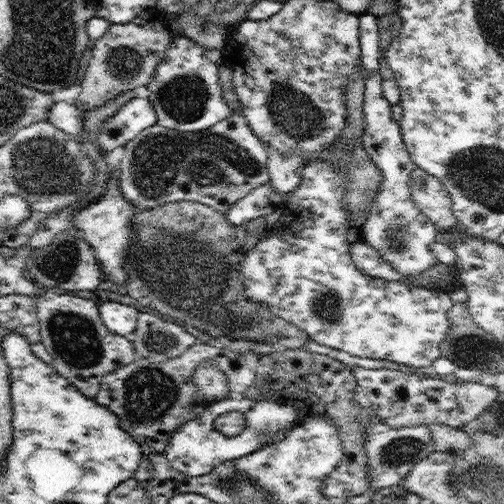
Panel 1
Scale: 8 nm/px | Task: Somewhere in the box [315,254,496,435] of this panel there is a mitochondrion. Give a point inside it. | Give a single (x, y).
(467, 348)

